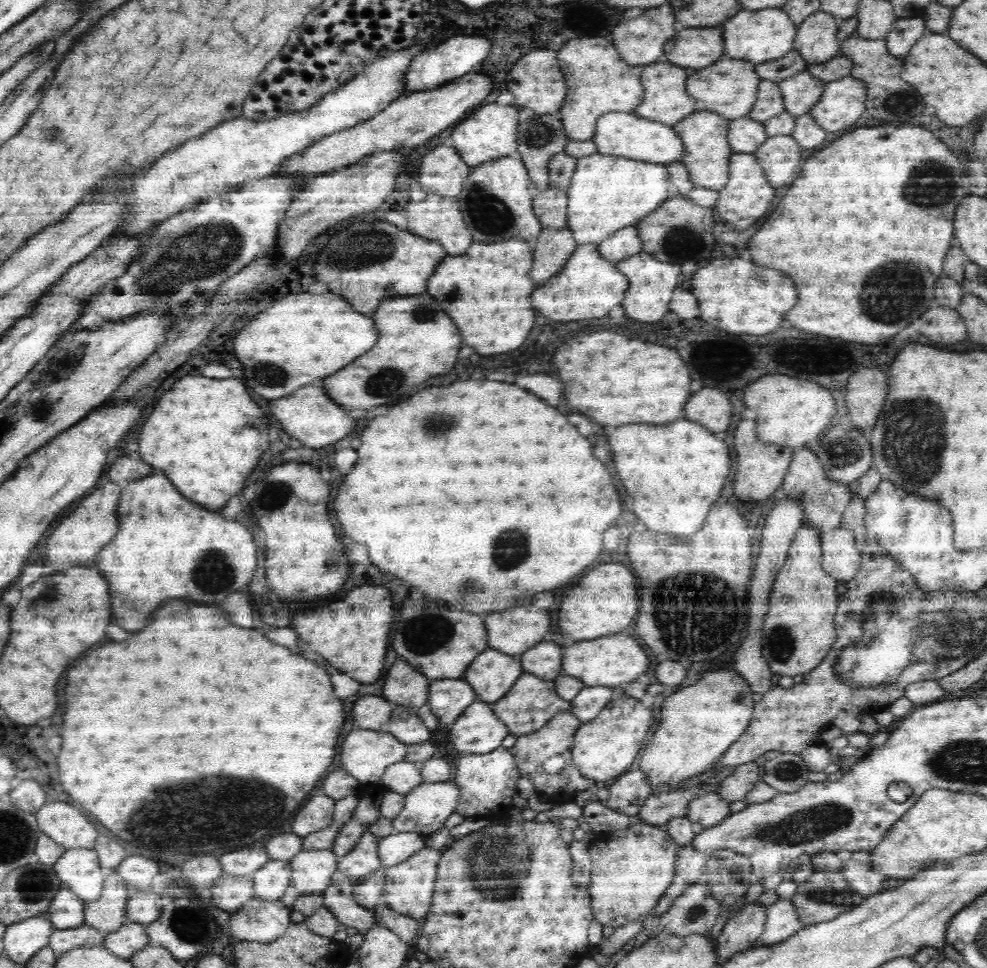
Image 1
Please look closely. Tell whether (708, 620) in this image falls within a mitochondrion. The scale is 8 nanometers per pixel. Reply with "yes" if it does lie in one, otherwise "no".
yes

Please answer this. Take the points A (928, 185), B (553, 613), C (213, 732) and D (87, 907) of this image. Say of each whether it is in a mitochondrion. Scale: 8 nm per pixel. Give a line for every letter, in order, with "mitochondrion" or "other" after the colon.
A: mitochondrion
B: other
C: other
D: other

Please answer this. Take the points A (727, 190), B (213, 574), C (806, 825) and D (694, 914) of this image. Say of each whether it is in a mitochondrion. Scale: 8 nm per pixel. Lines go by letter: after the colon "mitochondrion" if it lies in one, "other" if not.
A: other
B: mitochondrion
C: mitochondrion
D: mitochondrion

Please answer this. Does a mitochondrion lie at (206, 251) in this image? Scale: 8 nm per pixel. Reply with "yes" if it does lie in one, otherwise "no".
yes

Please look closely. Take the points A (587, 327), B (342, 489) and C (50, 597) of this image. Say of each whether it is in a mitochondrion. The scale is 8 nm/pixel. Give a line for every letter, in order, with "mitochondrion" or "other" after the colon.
A: other
B: other
C: mitochondrion

